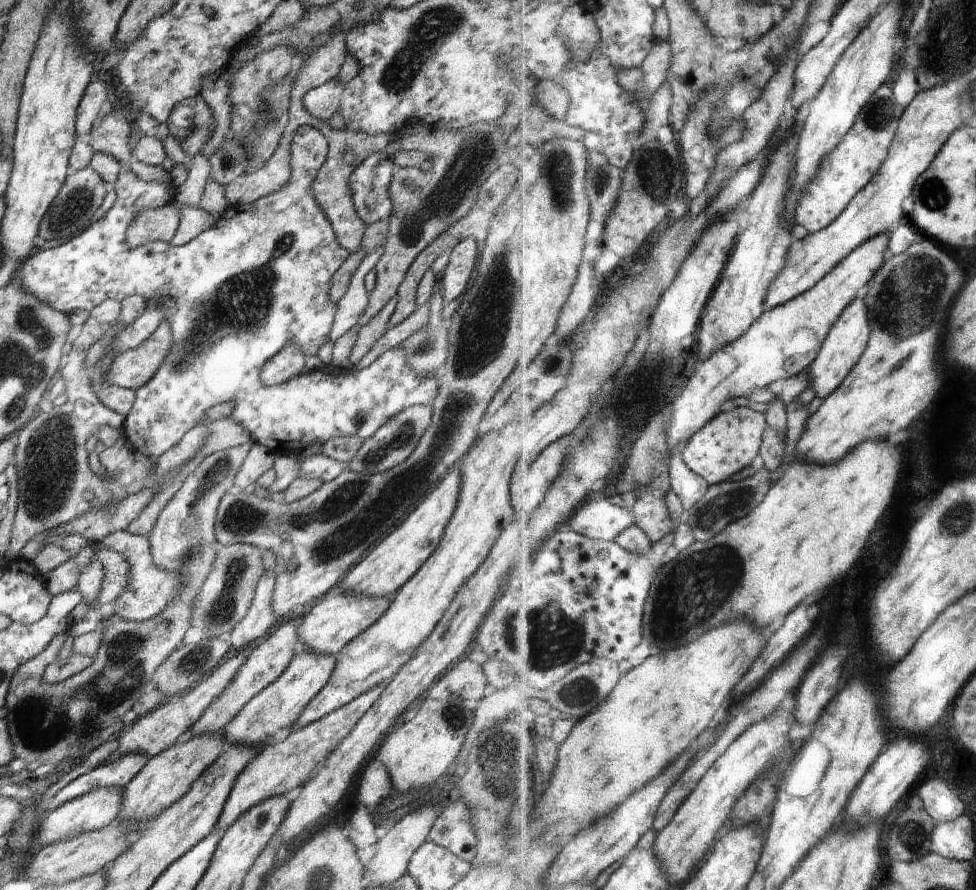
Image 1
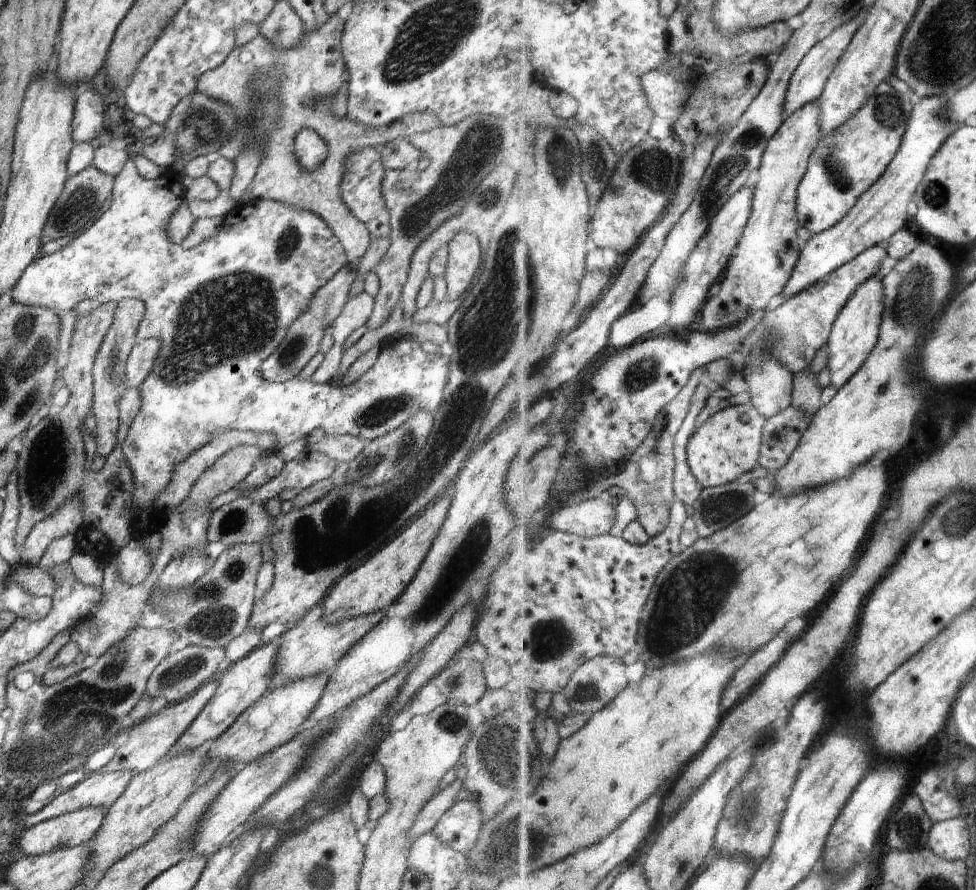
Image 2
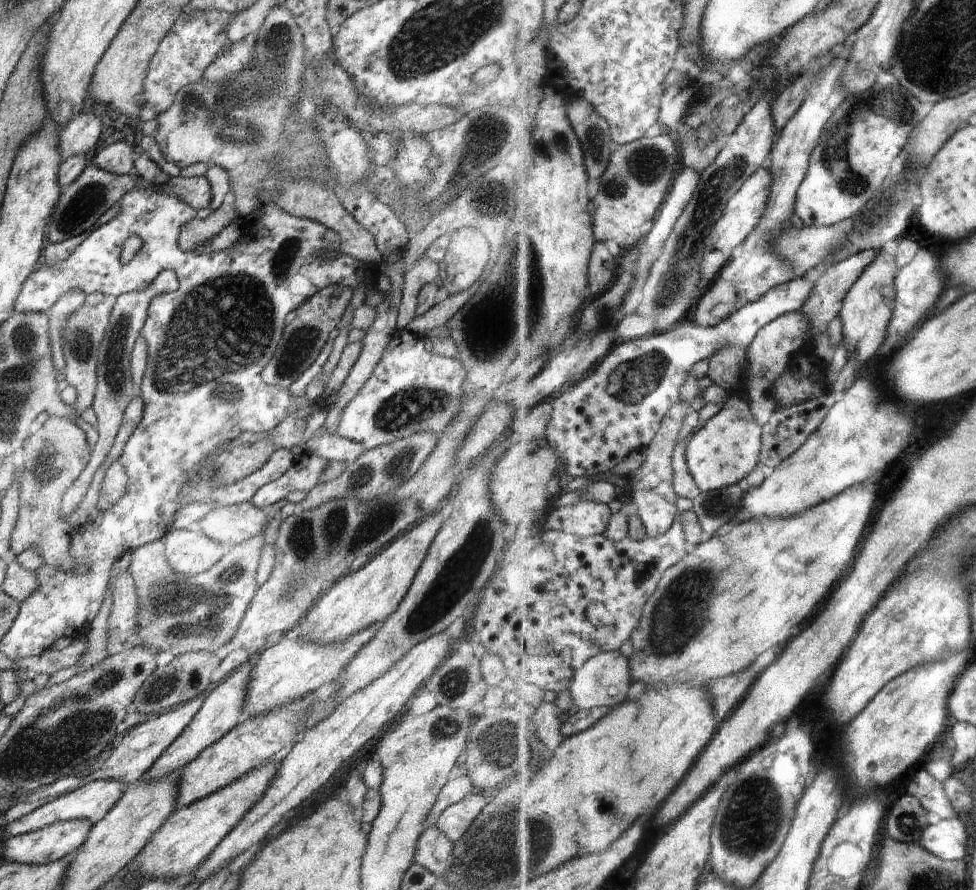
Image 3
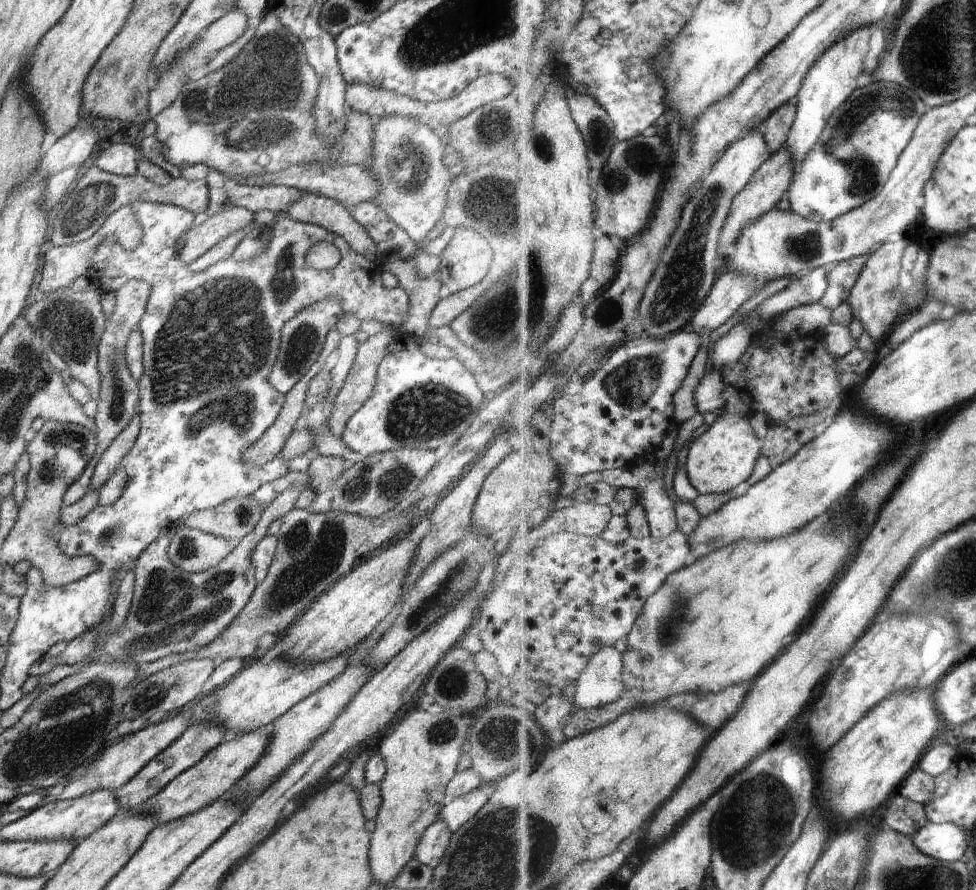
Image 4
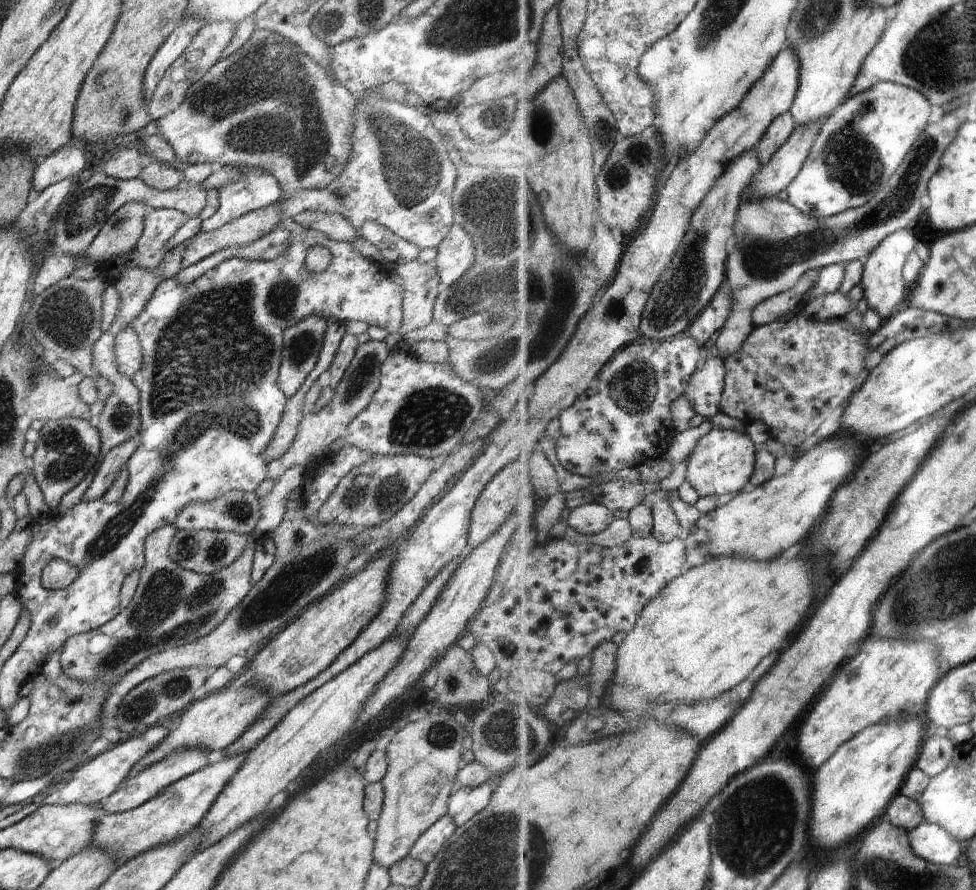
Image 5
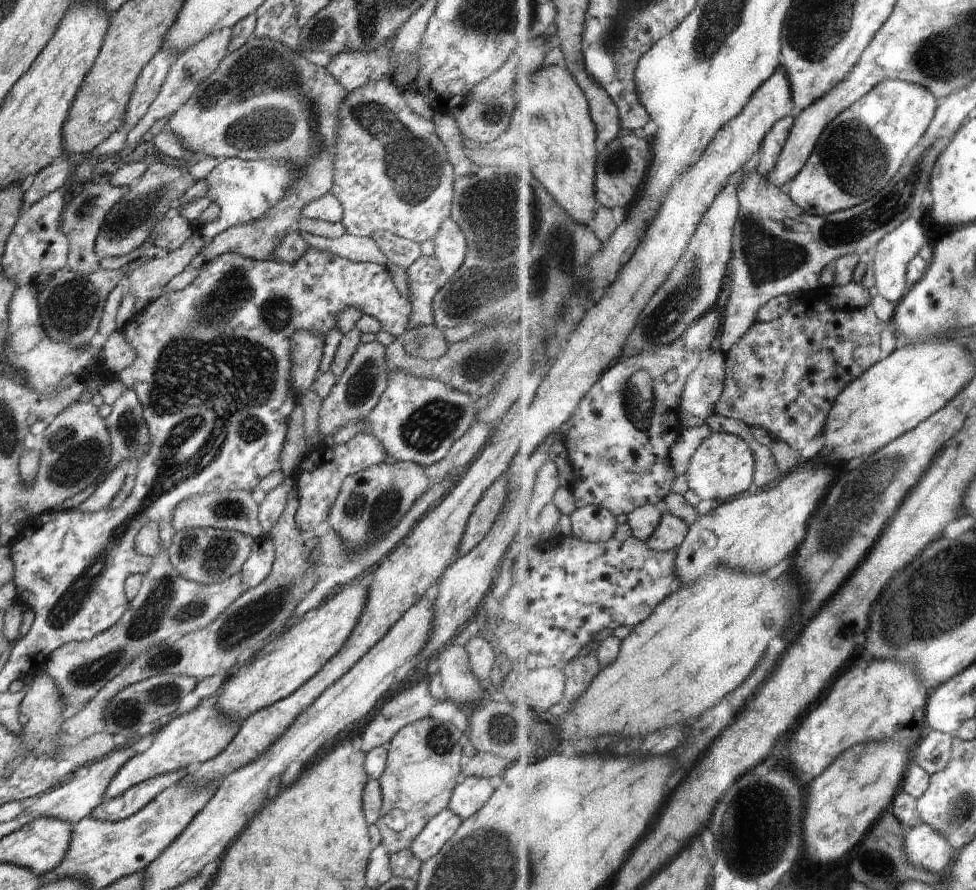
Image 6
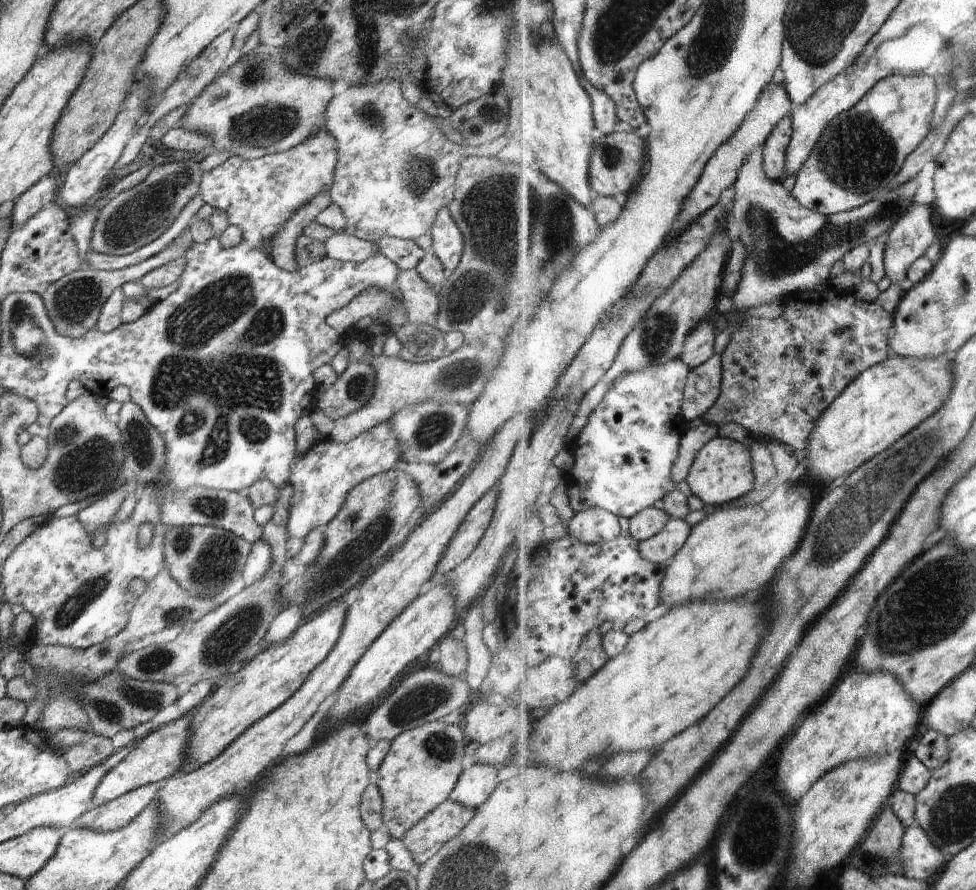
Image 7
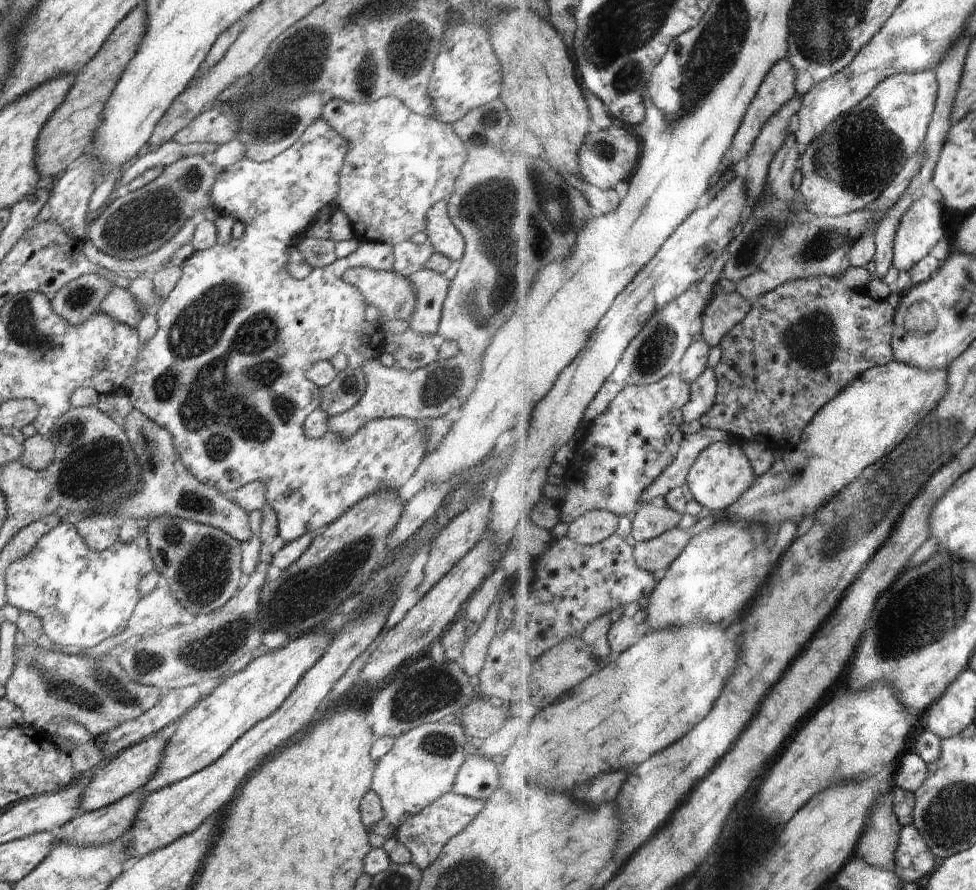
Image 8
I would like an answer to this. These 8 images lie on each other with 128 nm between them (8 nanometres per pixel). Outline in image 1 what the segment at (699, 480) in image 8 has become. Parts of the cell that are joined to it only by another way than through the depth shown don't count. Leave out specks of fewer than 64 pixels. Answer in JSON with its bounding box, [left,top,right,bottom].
[685,407,769,485]

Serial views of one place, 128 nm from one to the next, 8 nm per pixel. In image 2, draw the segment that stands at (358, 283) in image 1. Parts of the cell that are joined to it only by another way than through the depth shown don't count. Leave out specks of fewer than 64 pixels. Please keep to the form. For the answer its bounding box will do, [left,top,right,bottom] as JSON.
[311,291,374,384]

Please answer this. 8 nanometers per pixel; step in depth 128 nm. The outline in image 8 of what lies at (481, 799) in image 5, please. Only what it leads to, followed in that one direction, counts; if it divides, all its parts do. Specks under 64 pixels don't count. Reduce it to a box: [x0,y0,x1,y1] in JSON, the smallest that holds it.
[452,753,500,800]

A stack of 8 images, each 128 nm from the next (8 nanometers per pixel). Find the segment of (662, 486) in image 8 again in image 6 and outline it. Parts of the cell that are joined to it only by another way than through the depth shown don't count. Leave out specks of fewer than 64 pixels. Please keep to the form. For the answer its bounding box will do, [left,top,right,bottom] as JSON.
[672,422,713,475]

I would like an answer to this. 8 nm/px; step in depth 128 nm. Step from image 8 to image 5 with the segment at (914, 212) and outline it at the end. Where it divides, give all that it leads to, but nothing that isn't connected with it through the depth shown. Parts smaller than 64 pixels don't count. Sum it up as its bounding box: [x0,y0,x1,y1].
[862,227,918,323]

